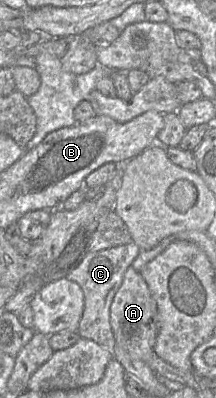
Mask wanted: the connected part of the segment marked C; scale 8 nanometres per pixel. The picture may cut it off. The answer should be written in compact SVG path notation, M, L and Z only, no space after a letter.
M133 242L97 252L89 252L81 263L65 277L76 282L84 295L83 314L77 333L84 339L93 340L111 354L116 340L110 325L110 306L122 284L126 270L140 252L141 249Z

